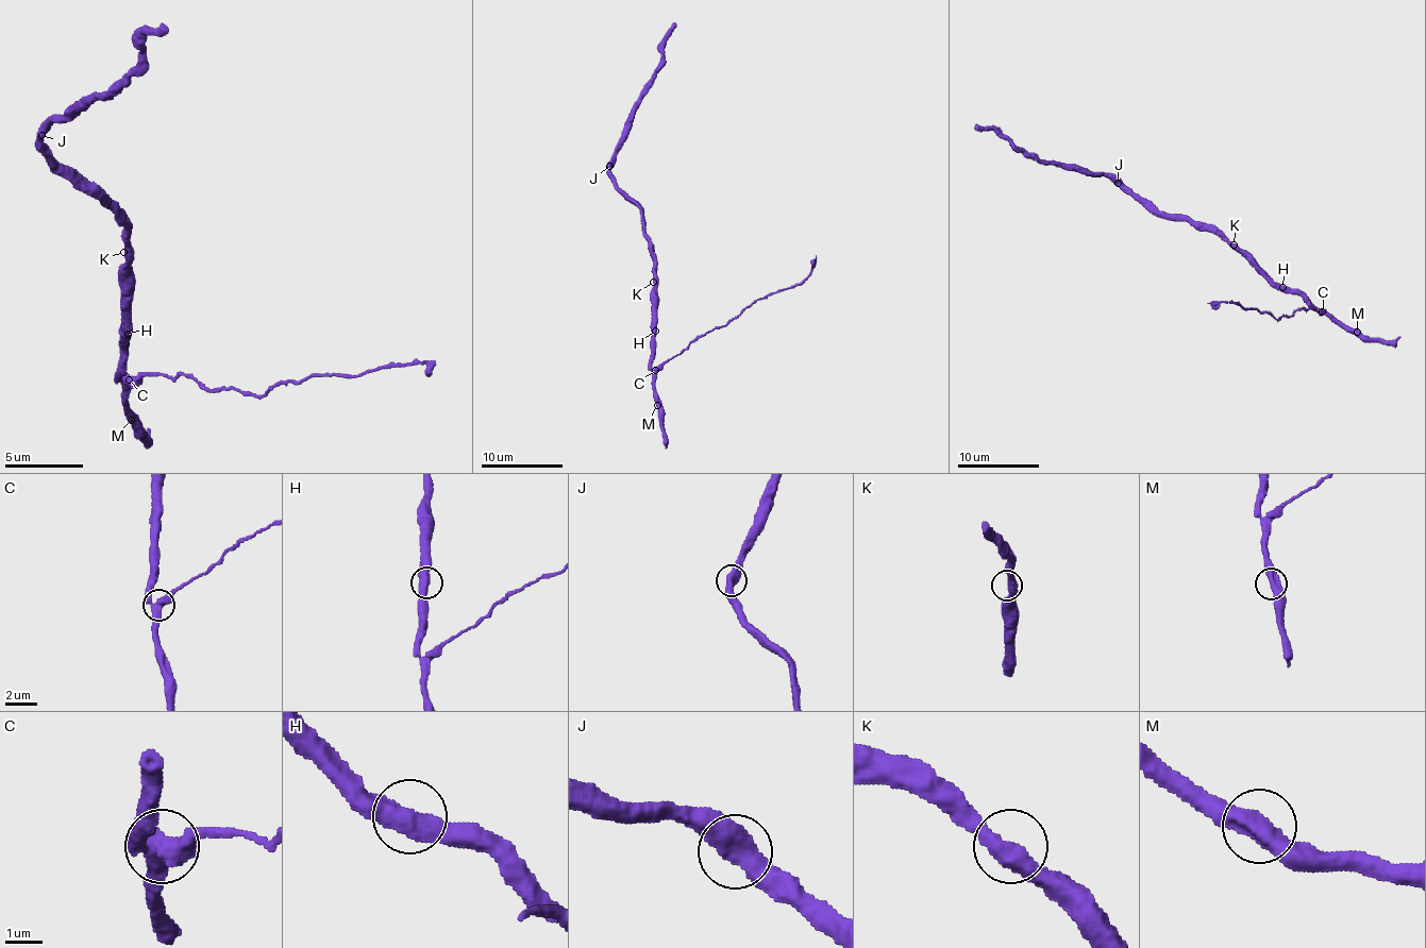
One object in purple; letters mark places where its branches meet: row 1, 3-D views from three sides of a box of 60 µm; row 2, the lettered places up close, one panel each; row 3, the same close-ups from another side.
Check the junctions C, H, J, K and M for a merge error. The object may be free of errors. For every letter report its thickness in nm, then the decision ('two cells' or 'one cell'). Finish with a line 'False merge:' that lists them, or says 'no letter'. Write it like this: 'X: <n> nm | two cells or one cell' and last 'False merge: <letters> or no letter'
C: 440 nm | two cells
H: 550 nm | one cell
J: 550 nm | one cell
K: 440 nm | one cell
M: 500 nm | one cell
False merge: C

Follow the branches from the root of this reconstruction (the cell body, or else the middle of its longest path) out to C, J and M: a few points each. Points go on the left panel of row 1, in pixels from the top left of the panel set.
C: (128, 259), (128, 354), (119, 366), (119, 377), (128, 381)
J: (128, 259), (128, 229), (42, 142), (42, 135)
M: (128, 259), (128, 354), (119, 366), (119, 377), (123, 381), (123, 404), (131, 420)

